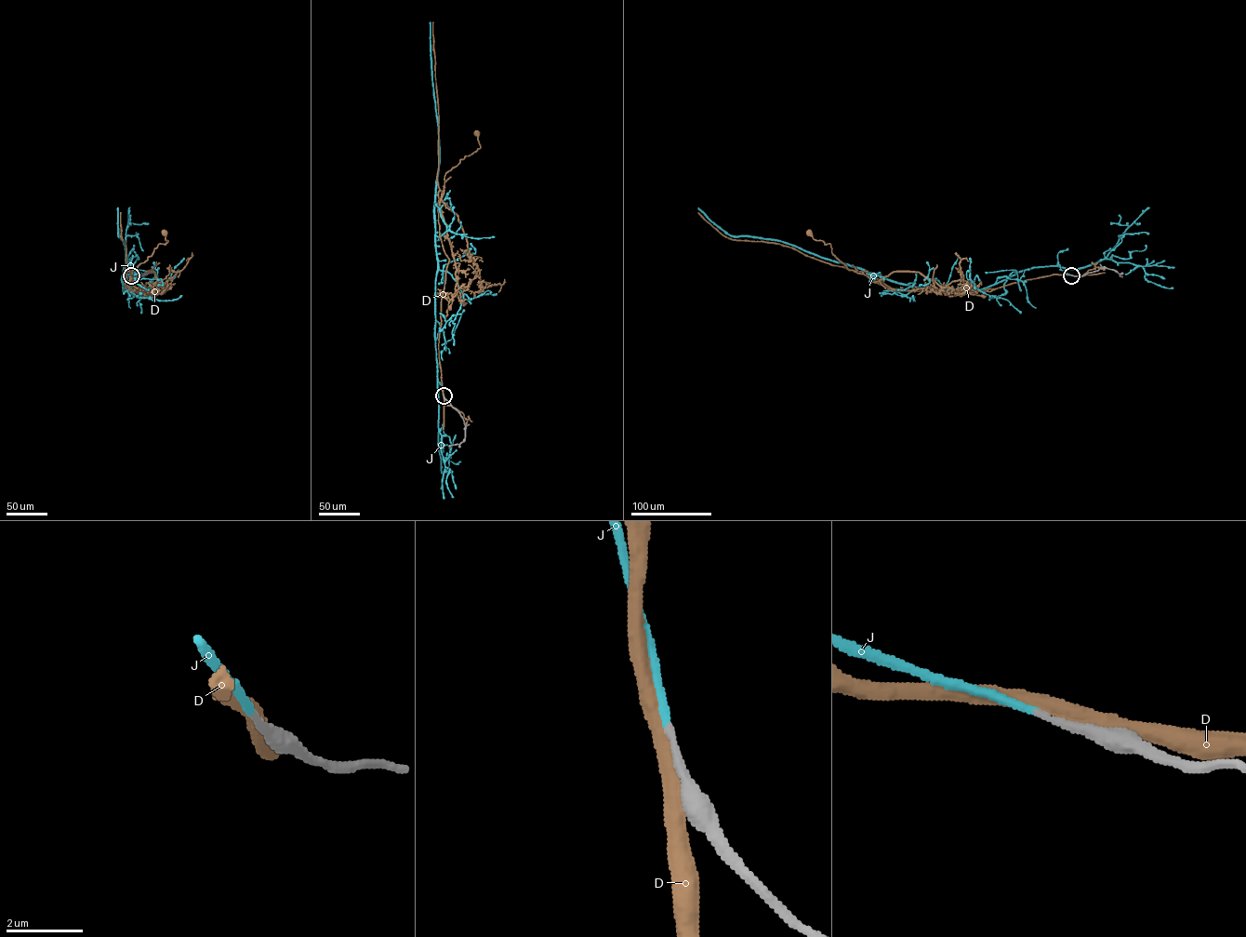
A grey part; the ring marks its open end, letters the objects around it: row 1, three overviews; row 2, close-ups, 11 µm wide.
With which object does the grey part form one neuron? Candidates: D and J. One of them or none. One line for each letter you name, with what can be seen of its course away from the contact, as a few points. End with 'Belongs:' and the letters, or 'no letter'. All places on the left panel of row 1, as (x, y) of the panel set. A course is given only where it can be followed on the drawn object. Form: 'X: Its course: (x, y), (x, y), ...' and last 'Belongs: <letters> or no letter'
J: Its course: (131, 275), (125, 263), (123, 290), (122, 276), (126, 256), (118, 235), (117, 207)
Belongs: J

